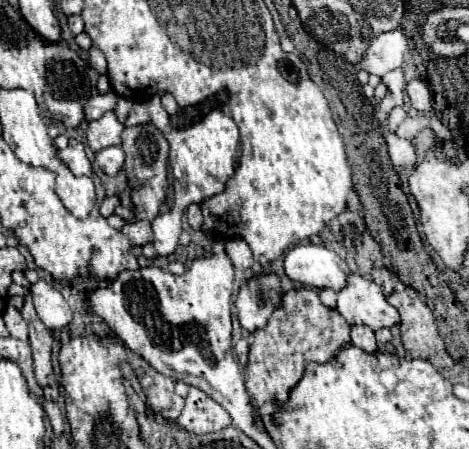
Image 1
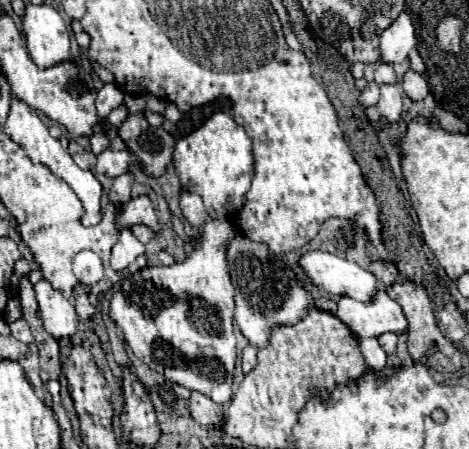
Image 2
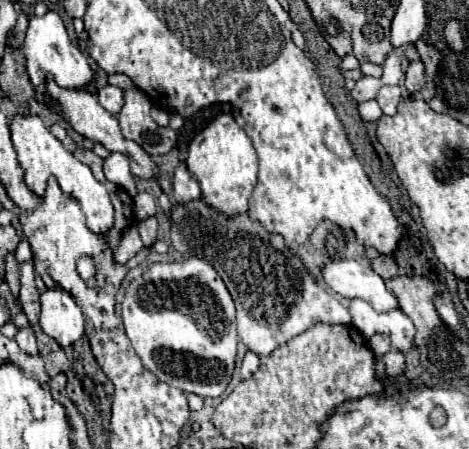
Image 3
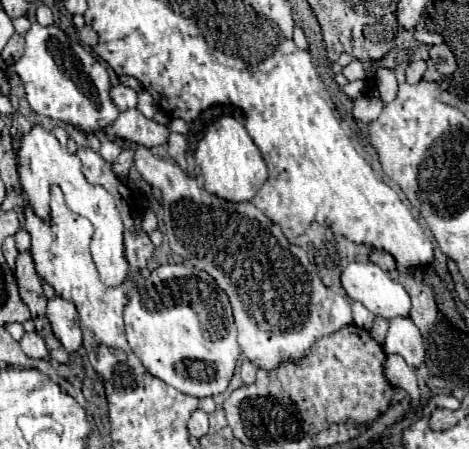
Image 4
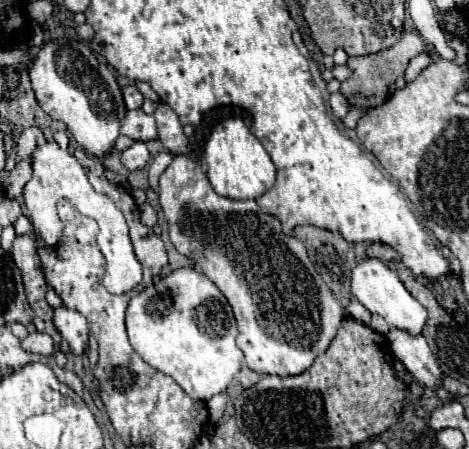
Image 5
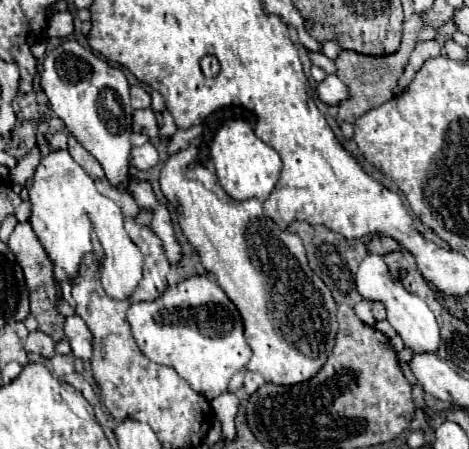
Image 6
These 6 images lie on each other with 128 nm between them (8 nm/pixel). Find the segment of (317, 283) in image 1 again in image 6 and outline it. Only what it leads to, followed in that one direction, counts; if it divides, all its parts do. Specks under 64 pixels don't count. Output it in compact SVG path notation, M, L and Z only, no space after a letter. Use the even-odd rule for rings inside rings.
M368 254L356 272L356 288L364 300L380 302L386 308L388 322L394 326L394 330L402 336L404 344L414 352L436 352L440 346L440 330L436 324L436 318L428 304L420 300L416 294L410 294L398 280L394 280L388 272L388 266L382 256Z

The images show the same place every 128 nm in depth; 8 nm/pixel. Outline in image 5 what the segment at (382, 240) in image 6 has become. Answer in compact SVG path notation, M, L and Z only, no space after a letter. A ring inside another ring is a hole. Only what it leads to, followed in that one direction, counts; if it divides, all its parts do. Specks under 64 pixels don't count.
M370 244L370 246L368 246L368 250L366 250L366 254L368 254L370 258L378 258L378 260L382 260L382 262L400 260L398 252L396 252L396 250L392 250L392 248L390 248L390 246L386 246L386 244Z

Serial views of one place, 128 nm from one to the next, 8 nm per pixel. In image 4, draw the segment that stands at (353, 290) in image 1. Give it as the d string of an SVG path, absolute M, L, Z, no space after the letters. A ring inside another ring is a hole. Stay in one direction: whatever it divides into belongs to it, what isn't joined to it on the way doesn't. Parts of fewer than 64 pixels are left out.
M352 302L352 314L354 314L354 324L364 328L364 330L370 330L372 324L374 324L374 314L360 302ZM404 316L392 318L388 324L386 354L400 354L412 368L418 368L424 362L424 344L416 324Z

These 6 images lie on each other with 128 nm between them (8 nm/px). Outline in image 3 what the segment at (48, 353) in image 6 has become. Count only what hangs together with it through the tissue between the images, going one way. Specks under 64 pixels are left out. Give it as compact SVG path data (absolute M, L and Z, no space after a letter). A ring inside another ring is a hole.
M28 326L28 328L18 328L18 334L14 336L14 340L18 342L18 346L28 352L28 354L38 354L38 348L36 348L36 338L34 338L34 330Z

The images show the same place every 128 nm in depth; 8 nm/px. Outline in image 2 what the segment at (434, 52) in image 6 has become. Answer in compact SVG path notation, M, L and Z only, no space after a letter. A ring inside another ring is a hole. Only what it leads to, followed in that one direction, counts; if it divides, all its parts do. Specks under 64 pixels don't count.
M408 70L408 72L404 74L402 88L404 88L406 96L408 96L410 100L414 100L414 102L420 102L420 100L424 100L424 98L428 96L428 82L426 82L420 74L416 74L416 72L412 72L412 70Z

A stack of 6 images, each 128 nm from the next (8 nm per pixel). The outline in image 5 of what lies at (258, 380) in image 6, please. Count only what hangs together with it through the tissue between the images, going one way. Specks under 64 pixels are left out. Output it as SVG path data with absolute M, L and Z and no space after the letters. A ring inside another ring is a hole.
M242 366L242 370L240 370L240 384L242 384L244 388L254 386L254 384L258 382L258 378L260 378L260 374L258 374L258 372L250 370L248 366Z

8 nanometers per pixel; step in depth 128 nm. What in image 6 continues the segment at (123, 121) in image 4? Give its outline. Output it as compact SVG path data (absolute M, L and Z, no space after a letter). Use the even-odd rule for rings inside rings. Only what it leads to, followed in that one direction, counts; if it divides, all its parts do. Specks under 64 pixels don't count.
M150 108L134 110L134 114L132 114L132 130L142 132L148 138L156 138L158 136L158 122L156 122L154 112Z

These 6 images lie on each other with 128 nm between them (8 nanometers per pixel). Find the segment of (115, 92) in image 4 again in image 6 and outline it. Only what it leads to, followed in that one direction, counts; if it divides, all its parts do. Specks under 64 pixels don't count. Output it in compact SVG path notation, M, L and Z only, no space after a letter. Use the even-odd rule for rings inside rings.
M132 86L130 96L132 96L132 108L150 108L150 94L146 88Z

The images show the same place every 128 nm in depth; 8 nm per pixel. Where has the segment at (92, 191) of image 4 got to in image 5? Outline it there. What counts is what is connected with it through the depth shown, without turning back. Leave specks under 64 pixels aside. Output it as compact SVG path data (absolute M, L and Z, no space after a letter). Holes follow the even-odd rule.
M48 140L44 144L38 144L36 150L32 152L32 178L24 186L24 204L28 208L28 216L34 224L38 238L46 246L56 246L60 240L62 222L56 214L56 202L62 198L68 198L80 214L94 218L100 226L98 248L106 258L106 272L104 272L106 290L110 290L112 294L124 294L132 290L142 280L142 266L134 256L130 236L128 236L128 224L120 208L106 194L94 192L82 166L70 152L64 152L54 140Z

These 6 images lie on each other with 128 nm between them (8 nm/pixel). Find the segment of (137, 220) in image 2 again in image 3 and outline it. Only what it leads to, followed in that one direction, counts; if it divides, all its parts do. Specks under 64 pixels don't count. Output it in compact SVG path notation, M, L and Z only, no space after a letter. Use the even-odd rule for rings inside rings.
M138 192L134 196L134 218L146 220L146 216L153 216L156 213L156 200L147 192Z

